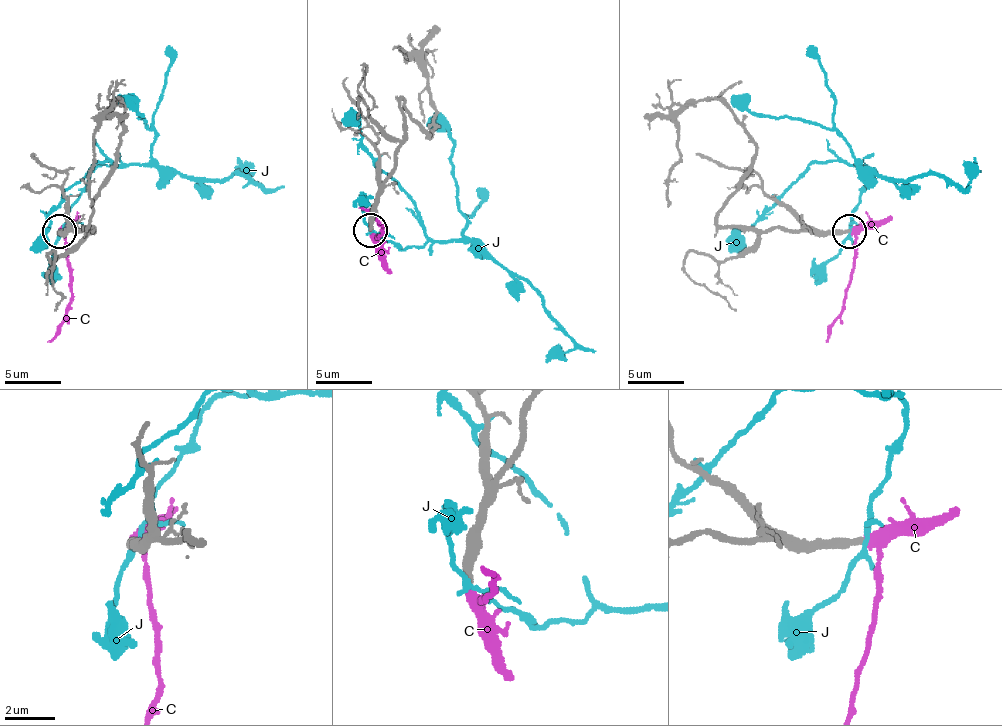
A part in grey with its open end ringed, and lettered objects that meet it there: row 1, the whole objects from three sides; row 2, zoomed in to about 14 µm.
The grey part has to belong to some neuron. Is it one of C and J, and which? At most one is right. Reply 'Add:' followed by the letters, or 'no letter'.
Add: C

